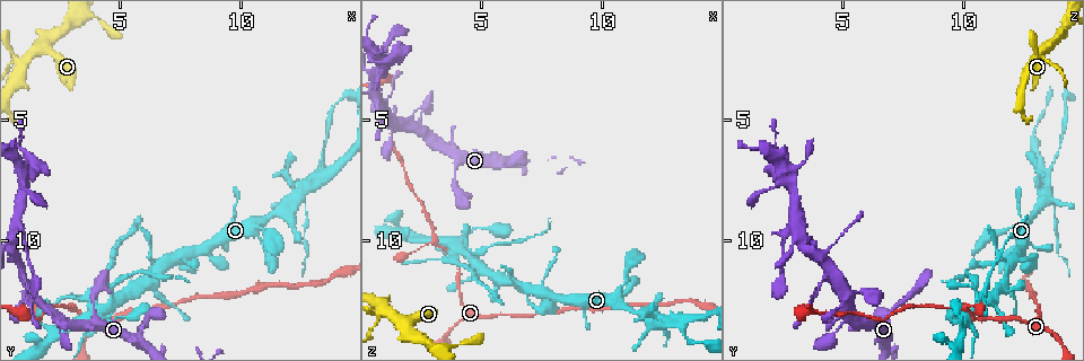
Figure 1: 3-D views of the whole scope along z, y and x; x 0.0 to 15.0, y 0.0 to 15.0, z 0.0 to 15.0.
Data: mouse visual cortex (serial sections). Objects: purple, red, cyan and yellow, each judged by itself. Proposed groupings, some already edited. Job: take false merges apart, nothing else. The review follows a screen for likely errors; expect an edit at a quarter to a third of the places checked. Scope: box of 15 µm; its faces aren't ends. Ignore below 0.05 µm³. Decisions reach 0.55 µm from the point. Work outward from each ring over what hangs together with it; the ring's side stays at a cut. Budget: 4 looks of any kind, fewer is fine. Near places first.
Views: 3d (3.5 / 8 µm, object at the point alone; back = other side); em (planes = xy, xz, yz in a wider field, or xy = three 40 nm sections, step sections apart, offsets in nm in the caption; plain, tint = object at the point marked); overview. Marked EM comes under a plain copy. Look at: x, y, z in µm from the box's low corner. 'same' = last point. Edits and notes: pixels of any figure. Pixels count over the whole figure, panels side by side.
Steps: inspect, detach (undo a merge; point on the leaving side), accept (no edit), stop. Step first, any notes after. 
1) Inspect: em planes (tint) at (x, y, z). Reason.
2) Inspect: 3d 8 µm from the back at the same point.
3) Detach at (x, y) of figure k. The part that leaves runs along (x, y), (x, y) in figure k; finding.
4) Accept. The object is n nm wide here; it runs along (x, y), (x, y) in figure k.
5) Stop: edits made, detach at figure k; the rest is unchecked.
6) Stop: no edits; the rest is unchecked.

Inspect: 3d 8 µm at (1.0, 11.4, 4.7). Two arms in line, one across.

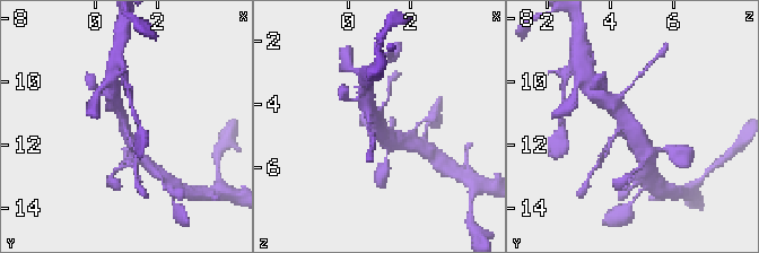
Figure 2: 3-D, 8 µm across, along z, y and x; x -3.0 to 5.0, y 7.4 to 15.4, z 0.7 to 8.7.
Inspect: em planes (tint) at (0.9, 11.4, 4.7). Now the EM.

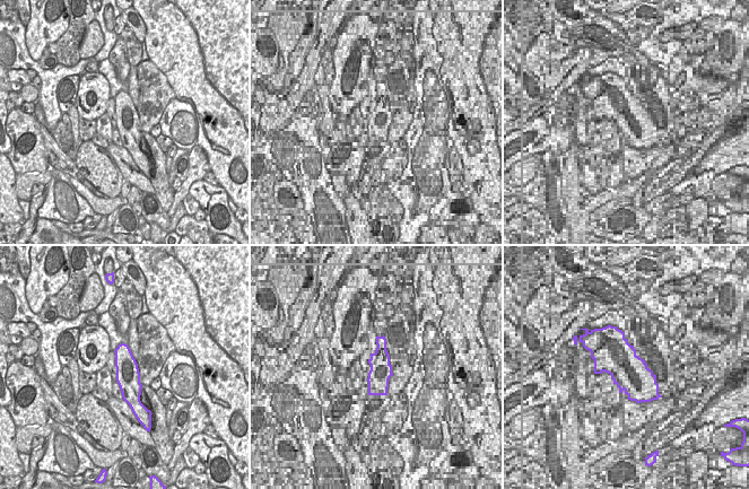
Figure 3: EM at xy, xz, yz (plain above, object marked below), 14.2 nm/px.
Accept. The arms are 150, 300, 400 nm wide; it runs along (645, 154), (637, 133), (612, 103) in figure 2; all the same cell.

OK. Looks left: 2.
Inspect: 3d 3.5 µm at (13.3, 6.8, 13.7). Calibre changes.

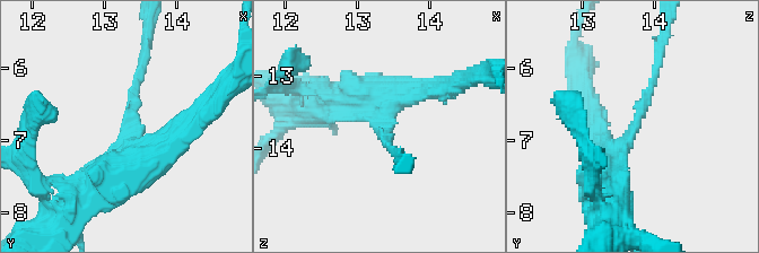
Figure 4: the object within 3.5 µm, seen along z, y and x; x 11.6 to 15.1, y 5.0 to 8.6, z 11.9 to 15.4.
Inspect: em xy step 3 (tint) at (13.40, 6.75, 13.75). The arms are 150, 450 nm wide.

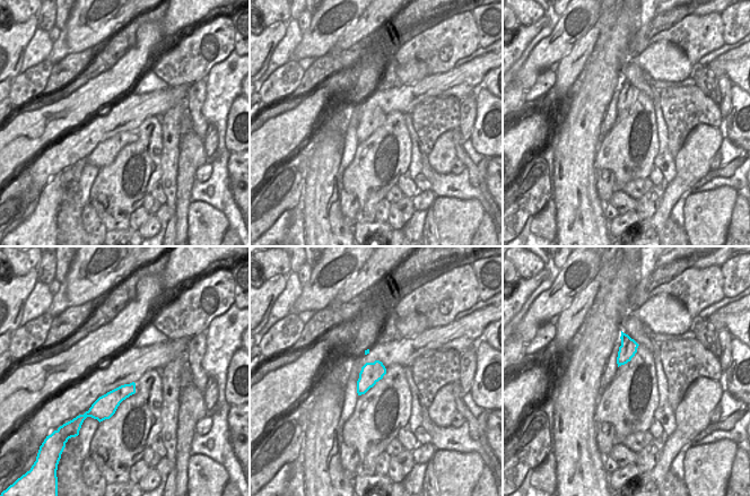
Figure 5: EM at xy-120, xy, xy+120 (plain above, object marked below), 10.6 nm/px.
Accept. It runs along (600, 177), (638, 122), (659, 60) in figure 4; one cell here.

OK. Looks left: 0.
Stop: no edits; the rest is unchecked.

